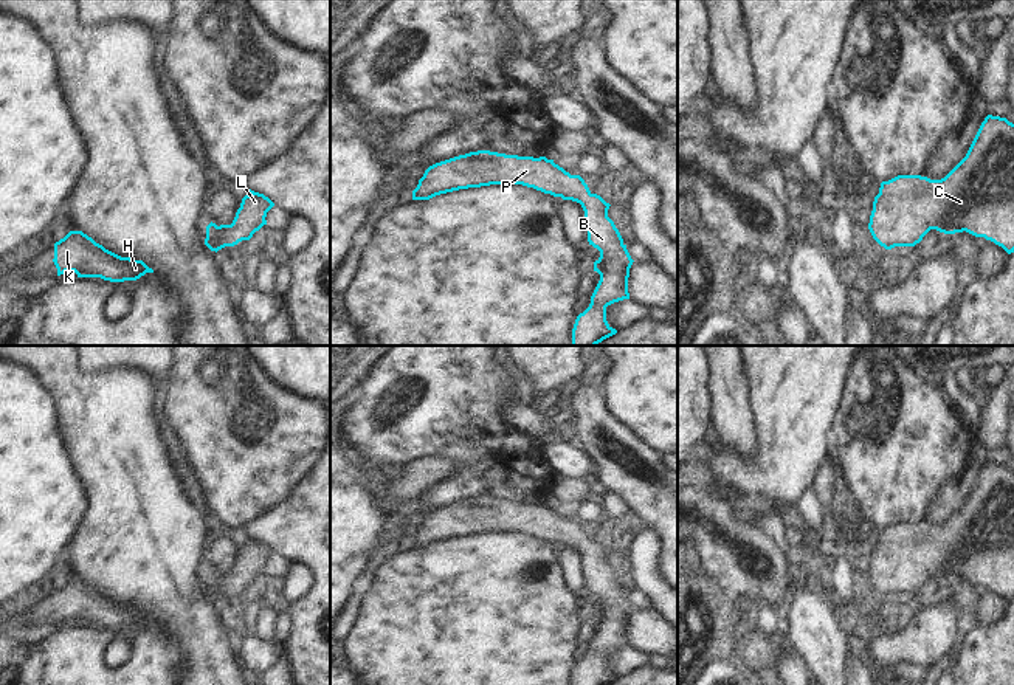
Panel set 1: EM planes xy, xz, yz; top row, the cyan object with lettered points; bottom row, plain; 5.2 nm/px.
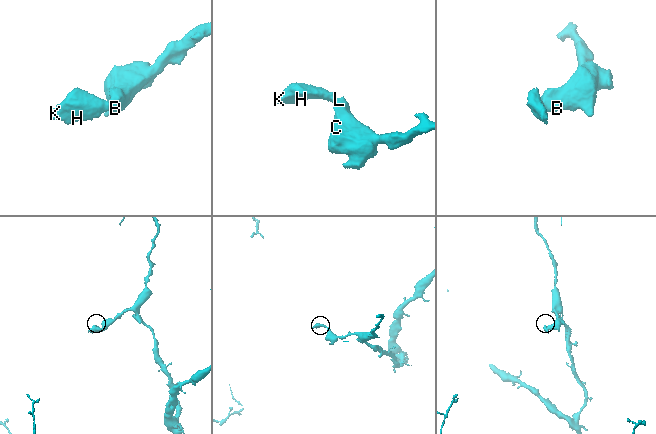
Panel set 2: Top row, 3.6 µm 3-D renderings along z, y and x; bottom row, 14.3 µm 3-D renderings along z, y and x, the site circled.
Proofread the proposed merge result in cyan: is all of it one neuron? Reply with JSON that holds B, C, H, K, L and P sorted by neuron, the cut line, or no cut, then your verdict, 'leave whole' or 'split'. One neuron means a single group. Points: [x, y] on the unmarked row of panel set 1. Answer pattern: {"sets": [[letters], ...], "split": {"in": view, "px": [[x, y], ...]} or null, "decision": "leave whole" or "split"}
{"sets": [["B", "C", "H", "K", "L", "P"]], "split": null, "decision": "leave whole"}

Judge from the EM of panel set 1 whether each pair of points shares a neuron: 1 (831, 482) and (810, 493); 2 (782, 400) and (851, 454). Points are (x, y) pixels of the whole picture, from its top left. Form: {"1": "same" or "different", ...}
{"1": "different", "2": "different"}

